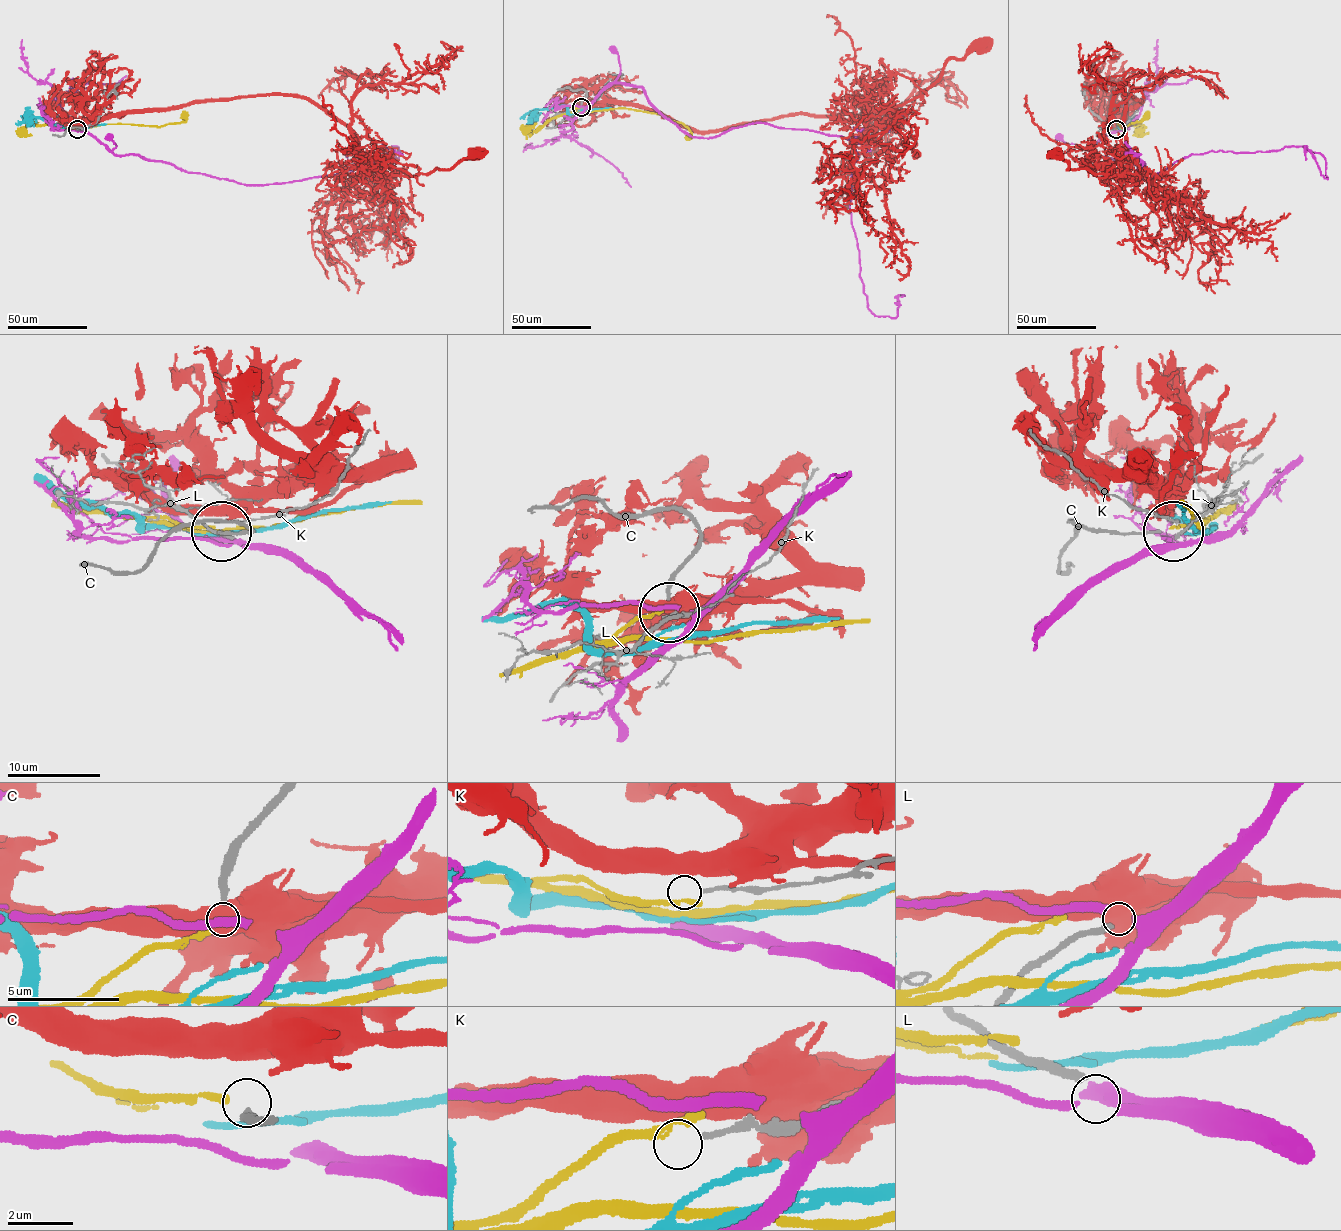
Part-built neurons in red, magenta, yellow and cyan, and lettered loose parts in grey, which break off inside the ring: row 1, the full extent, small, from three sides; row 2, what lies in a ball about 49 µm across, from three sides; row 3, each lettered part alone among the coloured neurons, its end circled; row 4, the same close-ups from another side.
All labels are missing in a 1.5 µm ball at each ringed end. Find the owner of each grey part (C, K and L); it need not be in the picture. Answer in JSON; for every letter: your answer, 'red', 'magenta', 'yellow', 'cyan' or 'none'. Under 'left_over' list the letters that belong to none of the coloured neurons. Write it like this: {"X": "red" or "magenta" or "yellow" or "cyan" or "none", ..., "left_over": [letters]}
{"C": "yellow", "K": "none", "L": "magenta", "left_over": ["K"]}

